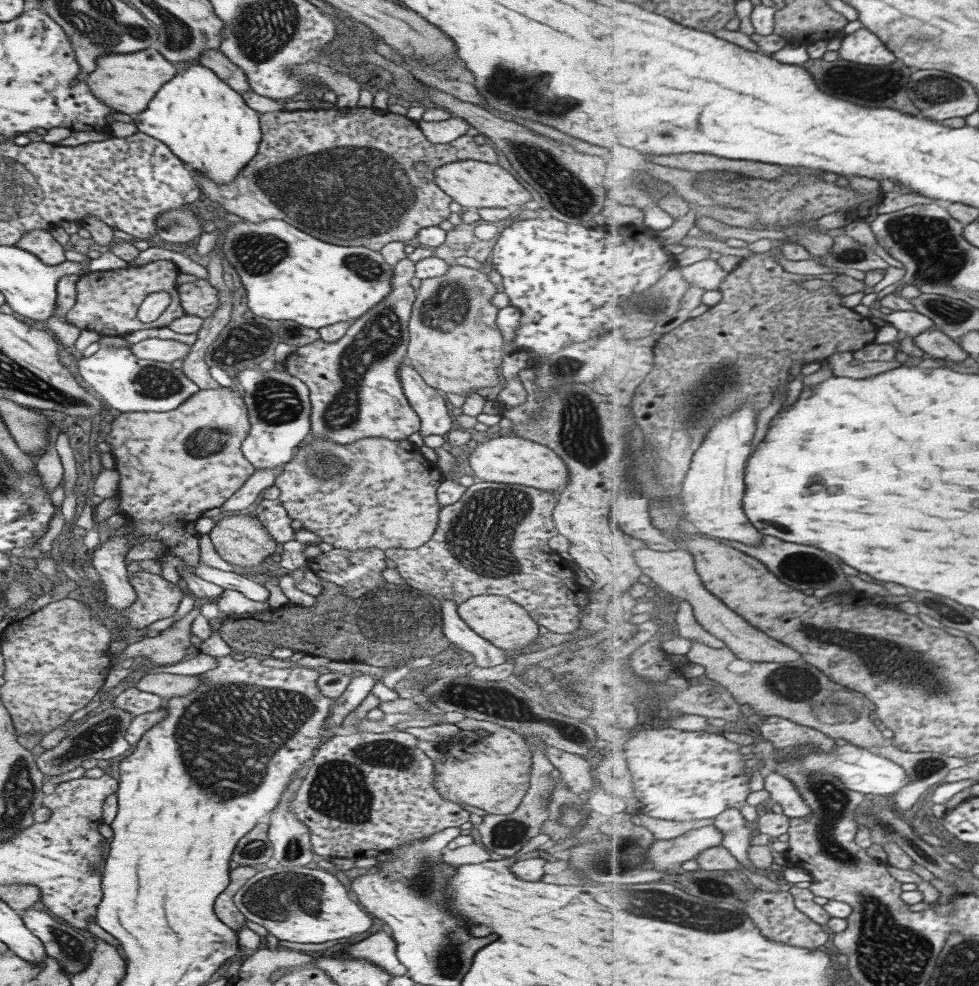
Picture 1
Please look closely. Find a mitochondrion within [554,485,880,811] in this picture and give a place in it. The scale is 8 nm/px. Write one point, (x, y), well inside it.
(795, 684)

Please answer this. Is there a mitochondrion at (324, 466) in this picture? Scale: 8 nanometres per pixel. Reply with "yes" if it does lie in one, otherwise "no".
yes

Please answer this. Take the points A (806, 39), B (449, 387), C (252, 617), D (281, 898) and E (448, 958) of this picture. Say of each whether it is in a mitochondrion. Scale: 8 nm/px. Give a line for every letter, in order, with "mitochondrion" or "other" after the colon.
A: other
B: other
C: other
D: mitochondrion
E: mitochondrion

